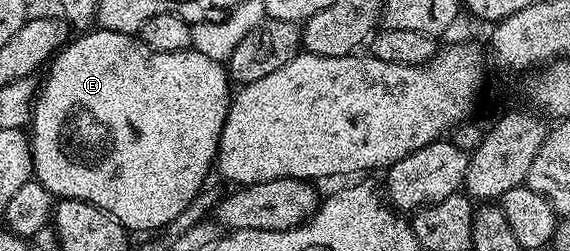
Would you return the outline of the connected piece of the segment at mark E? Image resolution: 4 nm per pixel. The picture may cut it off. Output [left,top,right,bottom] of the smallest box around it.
[29,29,231,232]

